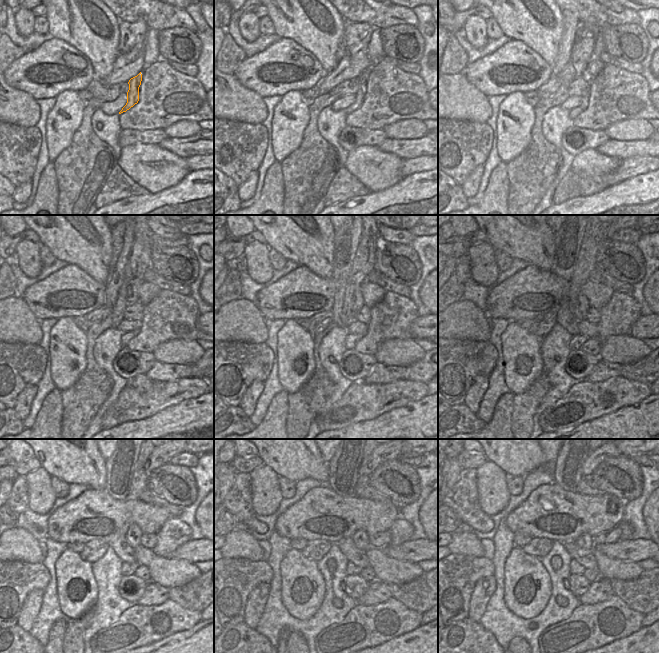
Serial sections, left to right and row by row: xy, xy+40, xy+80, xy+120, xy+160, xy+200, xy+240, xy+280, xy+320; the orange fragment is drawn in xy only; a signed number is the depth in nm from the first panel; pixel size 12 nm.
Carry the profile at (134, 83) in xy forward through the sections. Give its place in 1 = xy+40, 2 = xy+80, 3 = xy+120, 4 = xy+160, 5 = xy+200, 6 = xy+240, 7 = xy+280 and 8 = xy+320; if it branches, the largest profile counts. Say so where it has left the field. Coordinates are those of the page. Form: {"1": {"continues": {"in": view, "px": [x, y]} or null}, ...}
{"1": {"continues": {"in": "xy+40", "px": [359, 96]}}, "2": {"continues": {"in": "xy+80", "px": [575, 112]}}, "3": {"continues": {"in": "xy+120", "px": [126, 336]}}, "4": {"continues": {"in": "xy+160", "px": [351, 339]}}, "5": {"continues": {"in": "xy+200", "px": [576, 341]}}, "6": {"continues": {"in": "xy+240", "px": [128, 569]}}, "7": {"continues": {"in": "xy+280", "px": [352, 569]}}, "8": {"continues": {"in": "xy+320", "px": [575, 568]}}}

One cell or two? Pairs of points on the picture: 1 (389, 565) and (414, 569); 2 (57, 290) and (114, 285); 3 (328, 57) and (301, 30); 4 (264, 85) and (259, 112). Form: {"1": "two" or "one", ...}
{"1": "one", "2": "two", "3": "one", "4": "two"}

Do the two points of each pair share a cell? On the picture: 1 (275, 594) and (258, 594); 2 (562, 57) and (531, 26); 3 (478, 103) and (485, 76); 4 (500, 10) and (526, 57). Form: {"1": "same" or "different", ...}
{"1": "different", "2": "different", "3": "different", "4": "different"}

